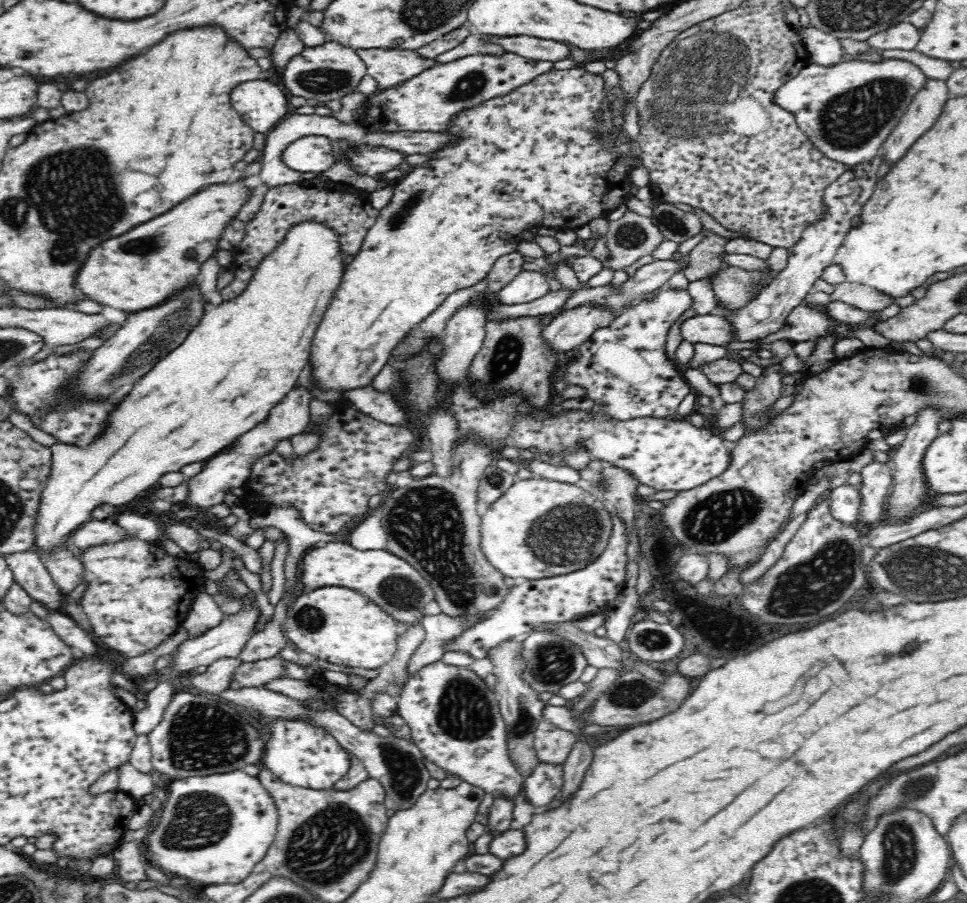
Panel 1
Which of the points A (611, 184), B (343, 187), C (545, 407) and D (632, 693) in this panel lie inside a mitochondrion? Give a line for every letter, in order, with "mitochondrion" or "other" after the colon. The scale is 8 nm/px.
A: other
B: other
C: other
D: mitochondrion

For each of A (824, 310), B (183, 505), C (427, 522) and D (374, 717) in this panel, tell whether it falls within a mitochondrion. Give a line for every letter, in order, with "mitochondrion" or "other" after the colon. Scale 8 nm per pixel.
A: other
B: other
C: mitochondrion
D: other

